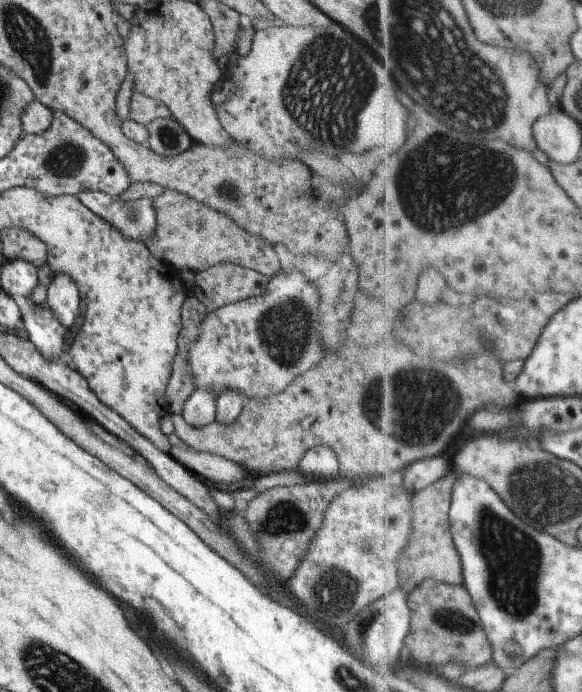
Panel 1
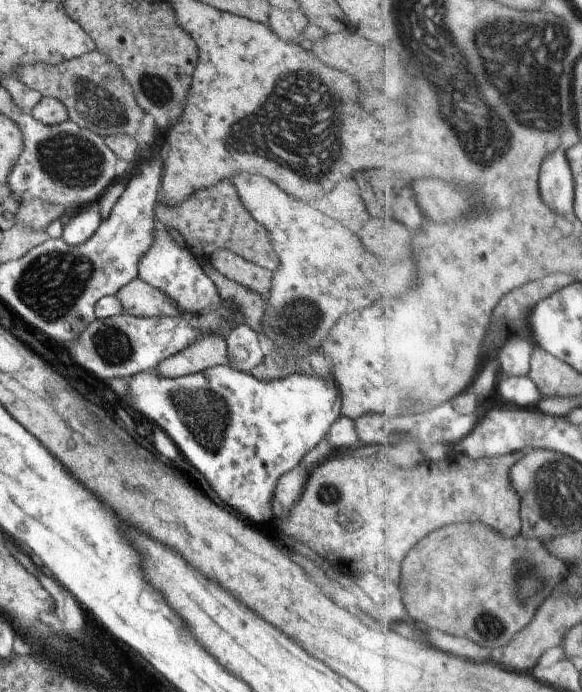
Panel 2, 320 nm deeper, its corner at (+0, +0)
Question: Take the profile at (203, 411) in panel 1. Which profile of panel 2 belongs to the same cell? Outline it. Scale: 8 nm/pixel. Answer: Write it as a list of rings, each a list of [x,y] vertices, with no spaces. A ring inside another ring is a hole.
[[[228,364],[173,378],[157,375],[154,367],[125,380],[127,390],[122,395],[120,406],[134,422],[140,424],[143,418],[147,418],[155,426],[155,449],[170,459],[176,457],[177,452],[185,456],[189,460],[189,466],[193,466],[209,482],[219,500],[245,518],[257,522],[257,526],[261,528],[269,528],[275,522],[272,498],[278,478],[299,464],[303,455],[323,439],[329,426],[340,414],[339,385],[329,376],[321,378],[313,372],[297,371],[262,381],[250,372],[237,370]]]

